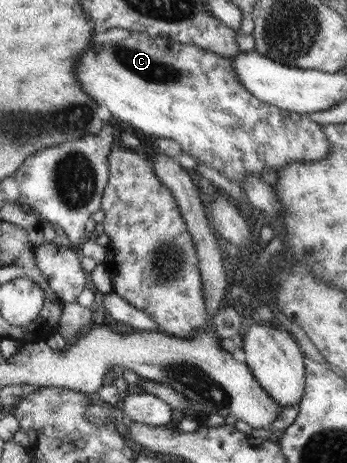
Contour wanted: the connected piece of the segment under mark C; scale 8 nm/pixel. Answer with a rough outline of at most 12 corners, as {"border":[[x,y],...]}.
{"border":[[111,28],[76,72],[112,121],[239,185],[330,154],[232,59]]}

